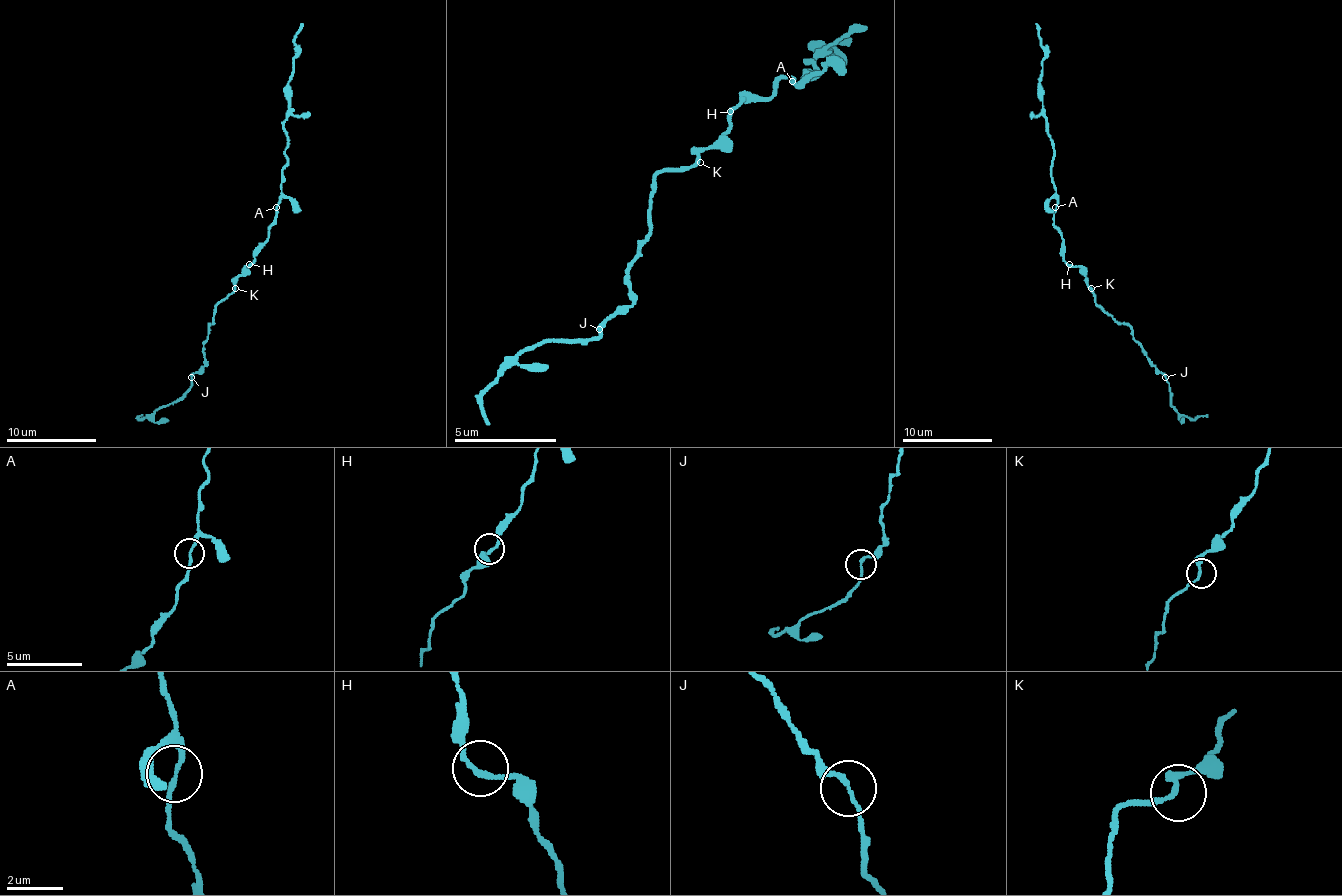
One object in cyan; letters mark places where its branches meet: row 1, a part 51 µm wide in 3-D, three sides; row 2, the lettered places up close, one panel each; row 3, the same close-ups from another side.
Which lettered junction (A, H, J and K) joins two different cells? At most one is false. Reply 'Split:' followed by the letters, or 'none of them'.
Split: none of them

